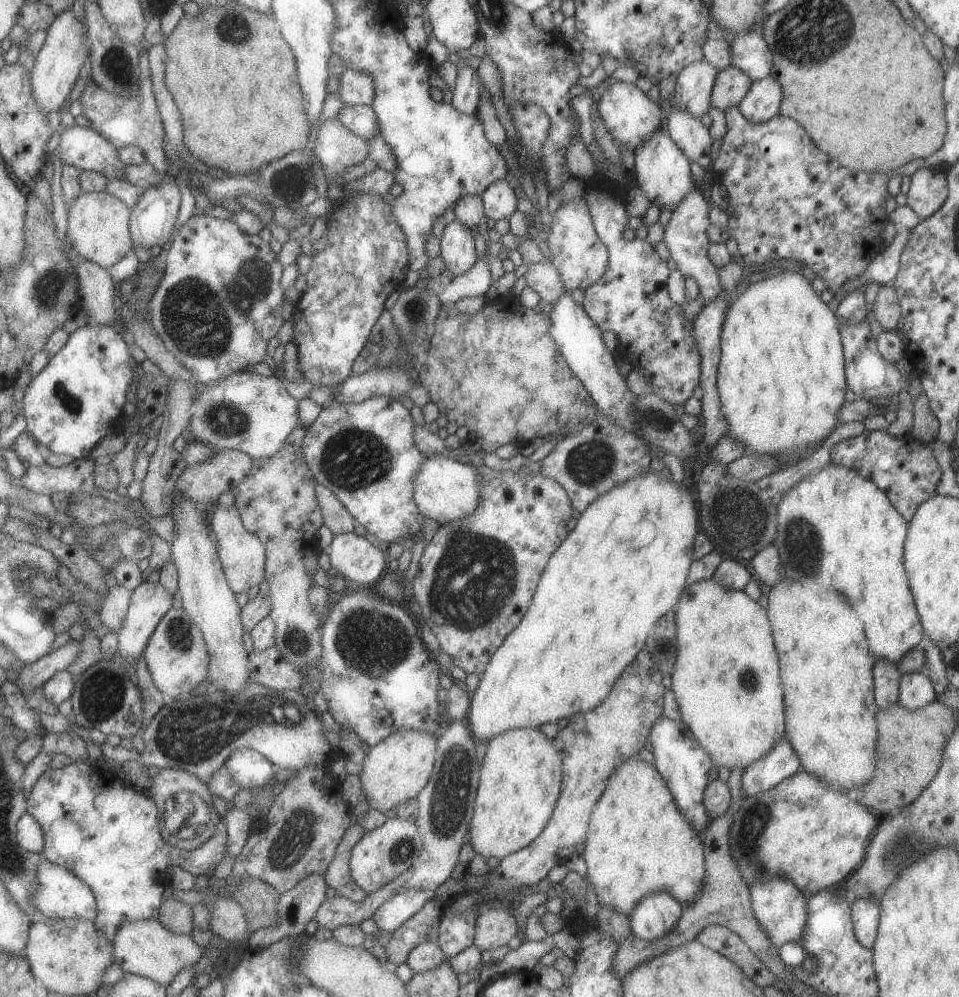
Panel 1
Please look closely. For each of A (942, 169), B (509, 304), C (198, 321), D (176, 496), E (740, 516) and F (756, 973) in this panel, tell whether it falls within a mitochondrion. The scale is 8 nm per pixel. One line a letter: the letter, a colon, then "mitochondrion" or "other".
A: other
B: other
C: mitochondrion
D: other
E: mitochondrion
F: other

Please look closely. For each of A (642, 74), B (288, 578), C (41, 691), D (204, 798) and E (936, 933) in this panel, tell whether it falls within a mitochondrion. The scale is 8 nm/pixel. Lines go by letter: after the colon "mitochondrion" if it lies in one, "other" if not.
A: other
B: other
C: other
D: other
E: other

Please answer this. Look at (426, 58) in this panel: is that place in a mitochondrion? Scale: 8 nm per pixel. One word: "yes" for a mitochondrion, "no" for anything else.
no

